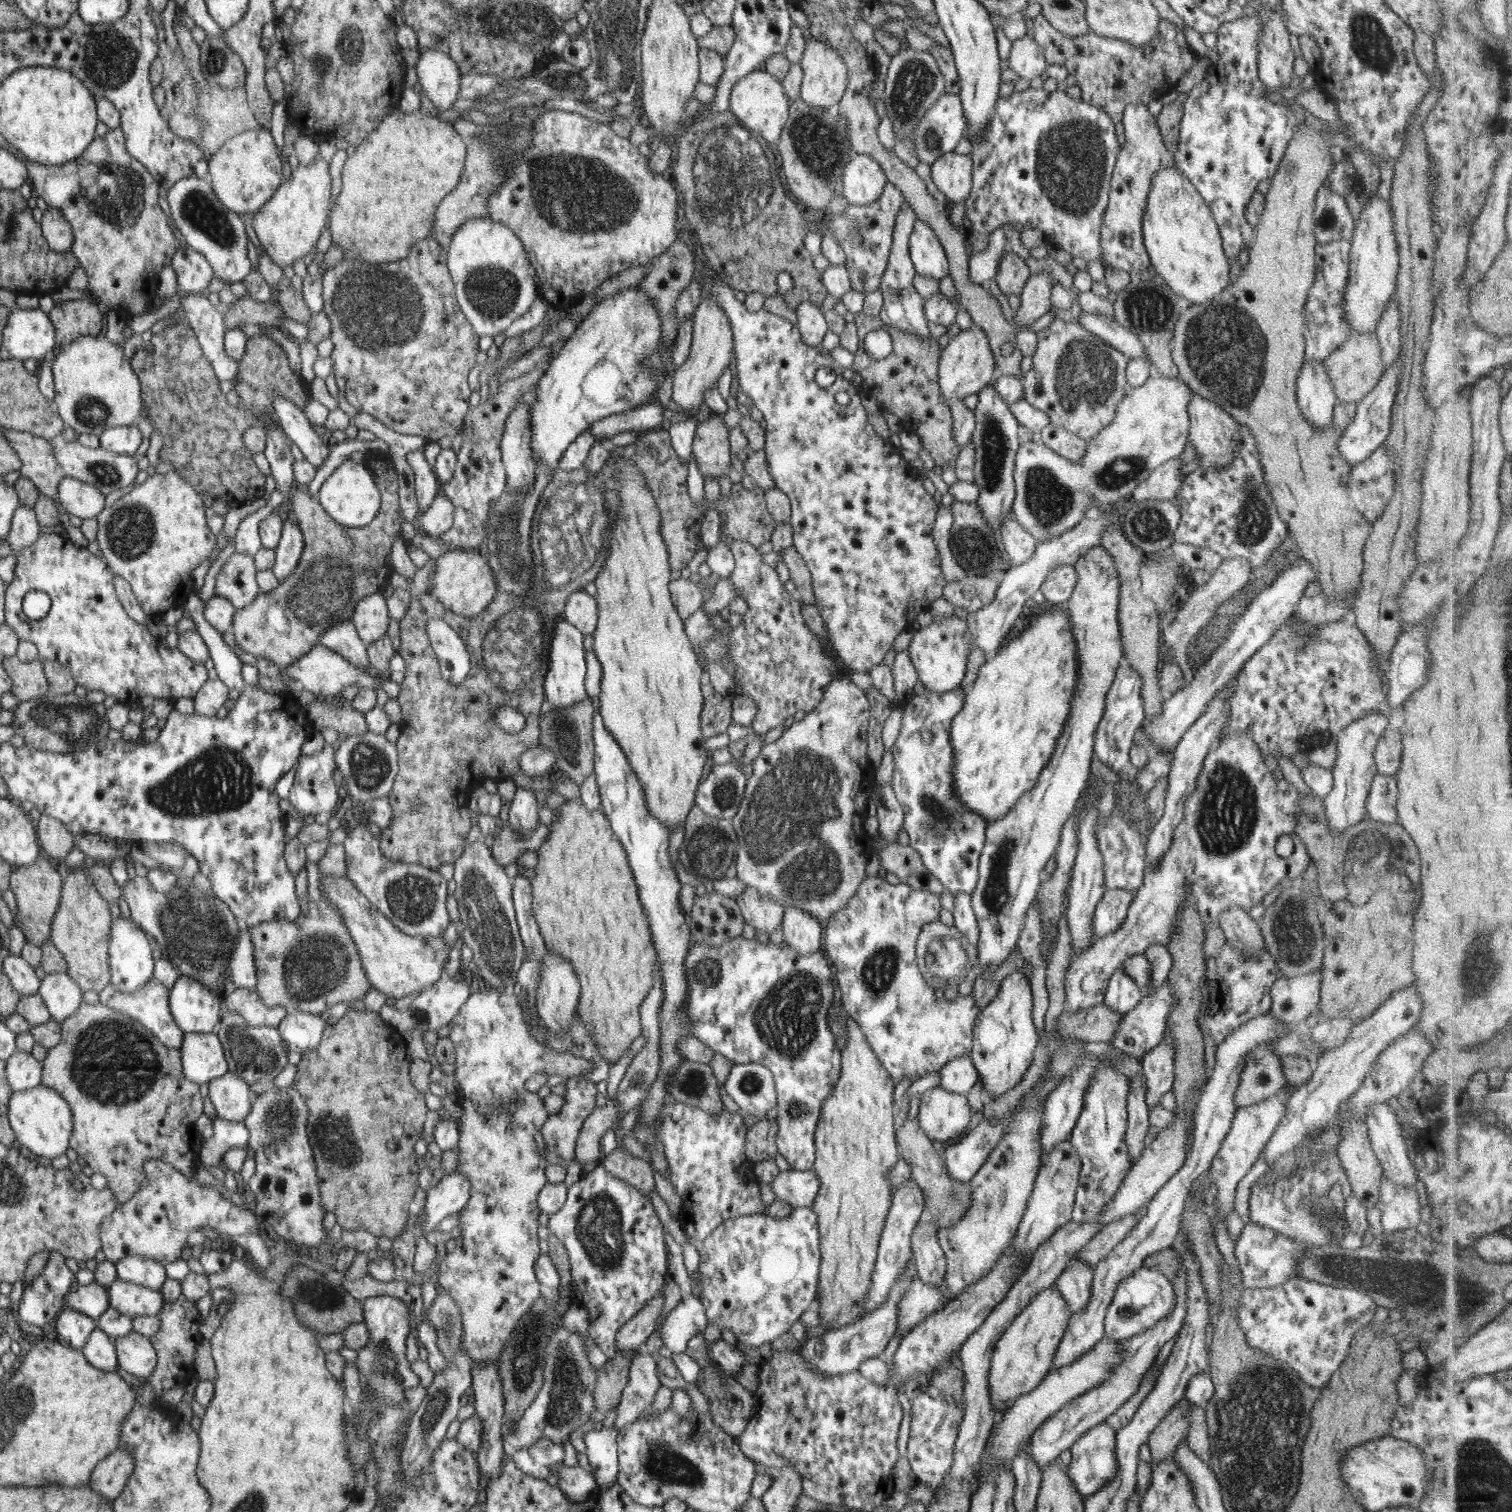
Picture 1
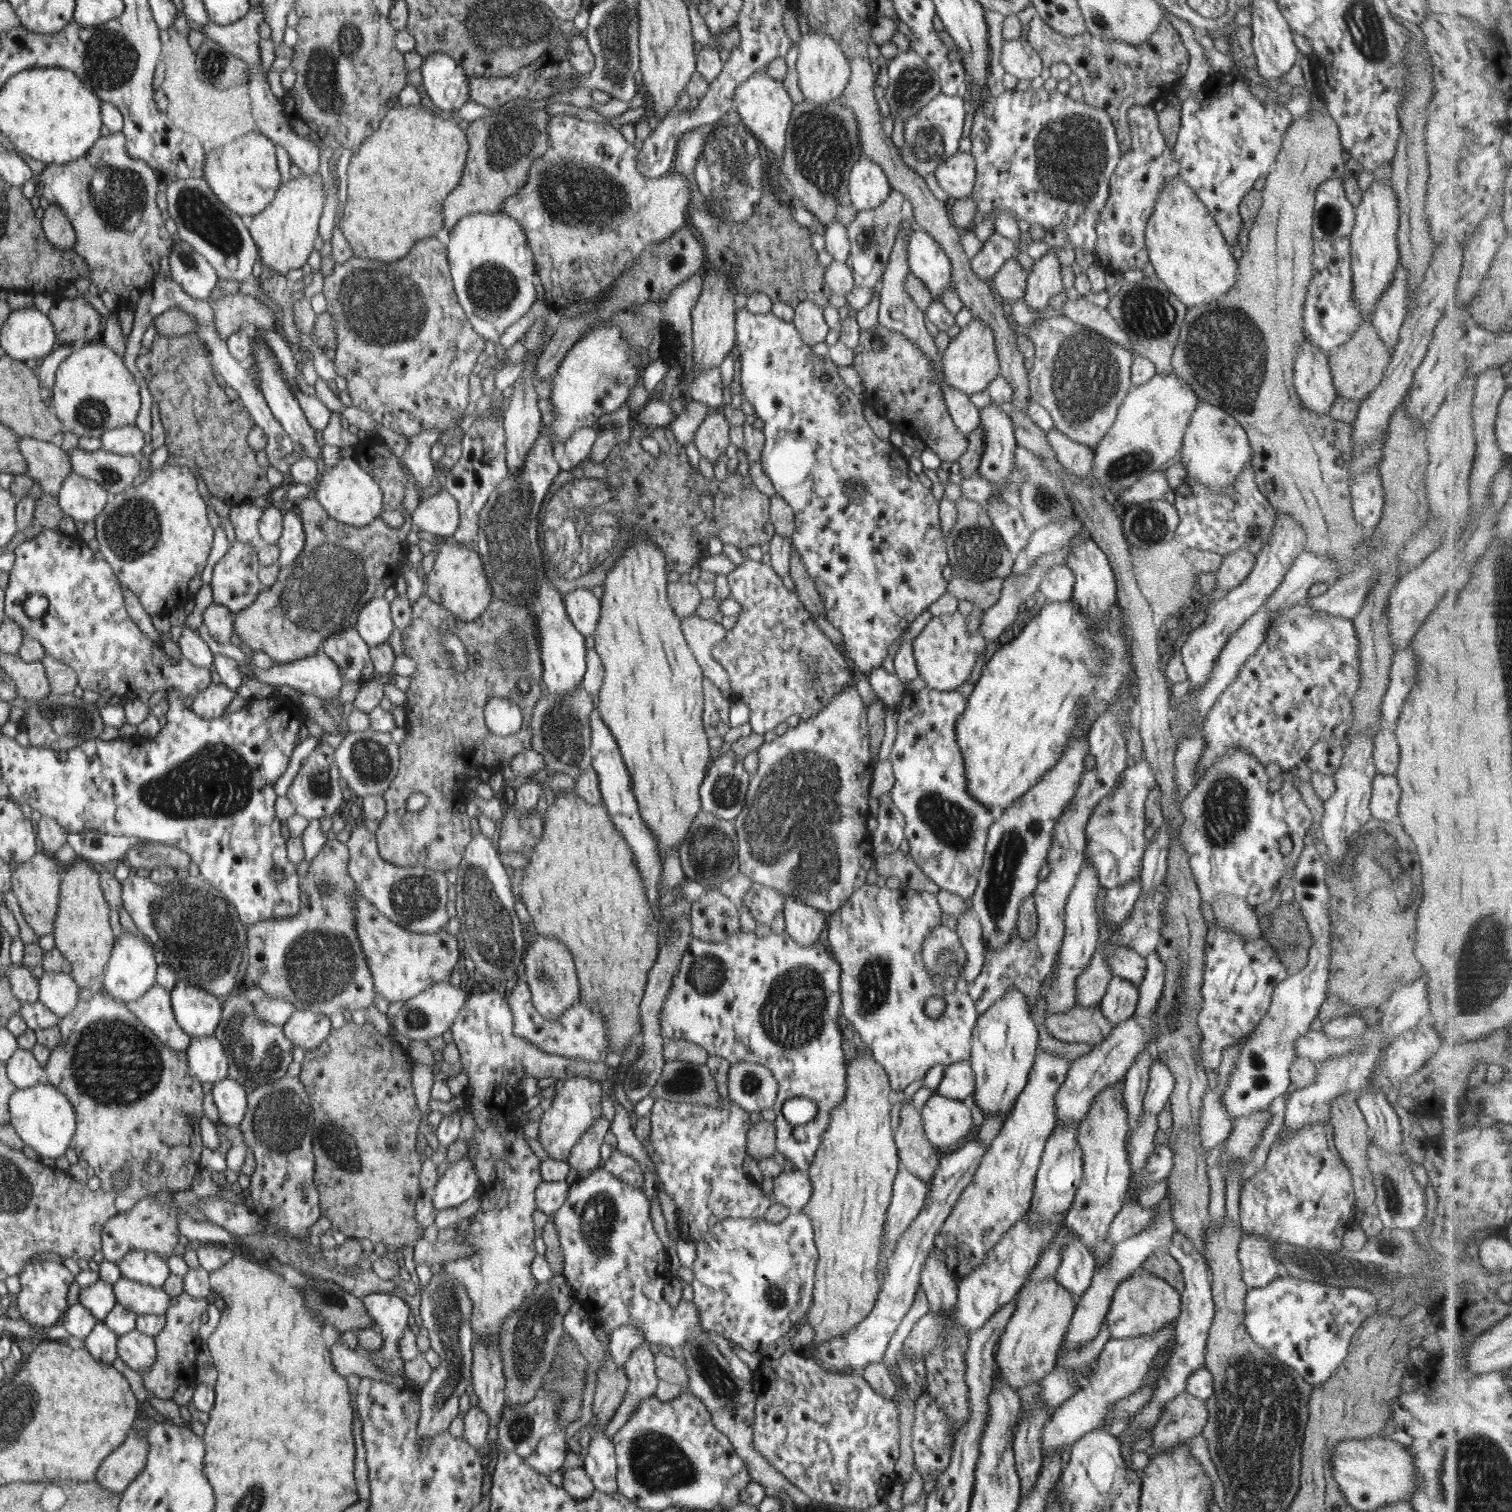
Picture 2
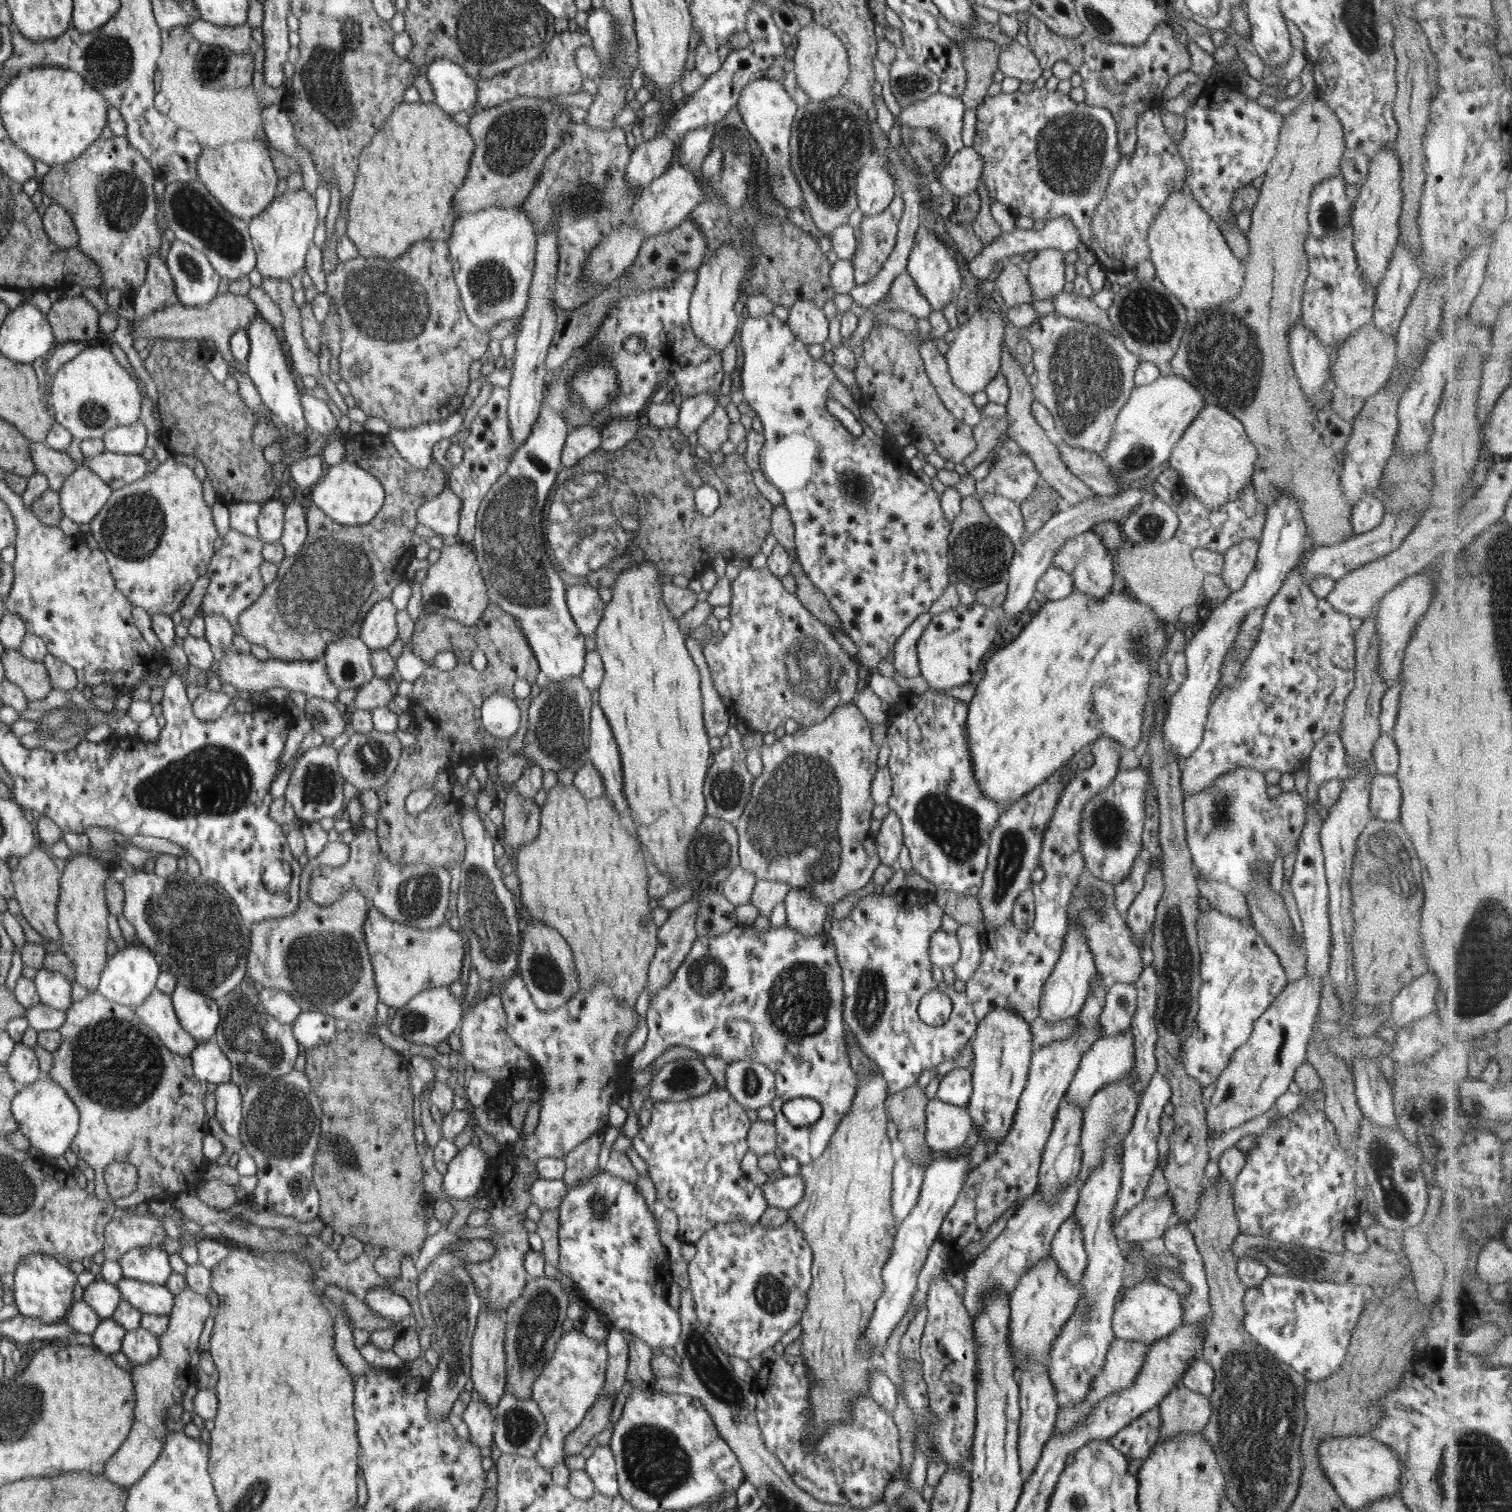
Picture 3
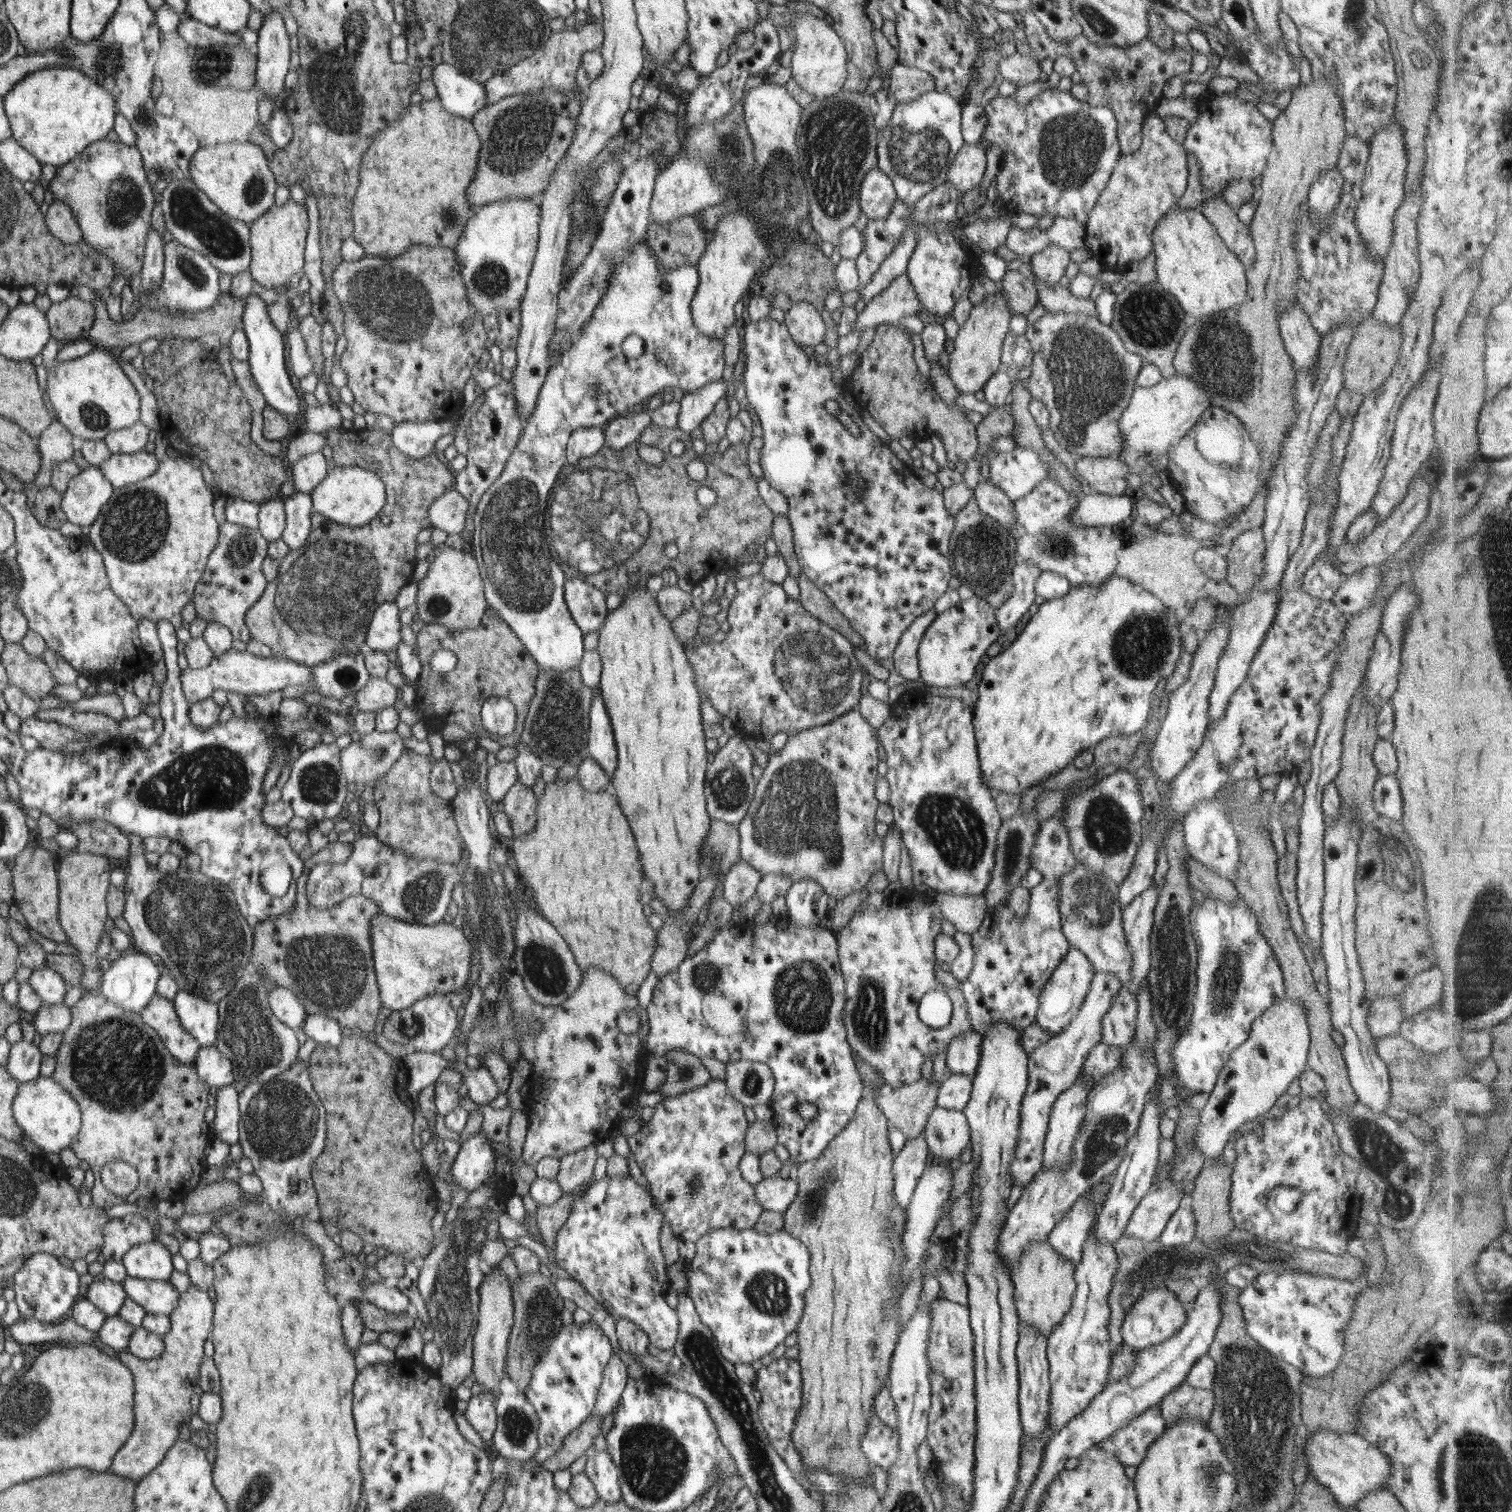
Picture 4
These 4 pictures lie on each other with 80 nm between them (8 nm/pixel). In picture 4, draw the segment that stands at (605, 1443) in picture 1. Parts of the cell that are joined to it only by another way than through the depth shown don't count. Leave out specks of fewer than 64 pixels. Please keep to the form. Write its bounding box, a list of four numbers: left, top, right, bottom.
[585,1452,622,1503]

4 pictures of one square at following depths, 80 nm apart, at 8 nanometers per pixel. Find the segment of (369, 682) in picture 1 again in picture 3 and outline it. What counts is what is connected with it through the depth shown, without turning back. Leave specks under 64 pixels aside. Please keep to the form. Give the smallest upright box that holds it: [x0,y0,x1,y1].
[212,651,339,702]

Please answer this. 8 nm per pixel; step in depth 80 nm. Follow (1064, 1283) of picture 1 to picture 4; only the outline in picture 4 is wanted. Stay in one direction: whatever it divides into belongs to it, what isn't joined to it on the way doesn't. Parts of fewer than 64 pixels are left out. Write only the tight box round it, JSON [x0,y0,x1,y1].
[1047,1194,1098,1267]

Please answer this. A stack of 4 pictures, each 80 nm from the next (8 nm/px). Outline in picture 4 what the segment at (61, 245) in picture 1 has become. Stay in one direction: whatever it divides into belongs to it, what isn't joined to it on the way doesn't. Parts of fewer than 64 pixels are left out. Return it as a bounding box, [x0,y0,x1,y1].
[47,199,83,244]

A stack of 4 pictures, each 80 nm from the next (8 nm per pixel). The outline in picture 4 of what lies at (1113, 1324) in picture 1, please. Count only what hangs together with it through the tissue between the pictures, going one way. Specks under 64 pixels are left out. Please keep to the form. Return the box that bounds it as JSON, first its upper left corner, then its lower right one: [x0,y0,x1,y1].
[1120,1286,1188,1351]

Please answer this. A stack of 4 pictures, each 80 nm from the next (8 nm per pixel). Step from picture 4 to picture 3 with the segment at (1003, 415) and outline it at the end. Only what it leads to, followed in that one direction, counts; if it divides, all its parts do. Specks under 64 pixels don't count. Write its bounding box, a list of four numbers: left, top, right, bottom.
[963,419,1008,471]

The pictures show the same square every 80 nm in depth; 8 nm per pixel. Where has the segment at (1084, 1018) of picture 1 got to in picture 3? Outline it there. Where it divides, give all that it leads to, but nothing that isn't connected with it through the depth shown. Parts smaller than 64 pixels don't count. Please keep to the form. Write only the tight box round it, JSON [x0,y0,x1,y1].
[1029,1015,1080,1049]

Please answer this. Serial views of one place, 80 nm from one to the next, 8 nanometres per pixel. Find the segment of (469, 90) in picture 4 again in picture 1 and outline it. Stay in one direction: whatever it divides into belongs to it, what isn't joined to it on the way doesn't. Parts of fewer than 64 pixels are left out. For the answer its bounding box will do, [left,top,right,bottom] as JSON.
[415,48,462,110]

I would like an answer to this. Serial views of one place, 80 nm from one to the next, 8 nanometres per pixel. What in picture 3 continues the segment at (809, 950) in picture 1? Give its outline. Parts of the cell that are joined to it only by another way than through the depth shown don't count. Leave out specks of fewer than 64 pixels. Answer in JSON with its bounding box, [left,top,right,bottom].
[785,888,827,936]

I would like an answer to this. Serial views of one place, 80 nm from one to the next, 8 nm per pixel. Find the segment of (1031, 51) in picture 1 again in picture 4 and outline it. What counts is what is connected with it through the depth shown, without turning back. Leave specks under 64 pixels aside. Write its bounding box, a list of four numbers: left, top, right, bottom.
[999,52,1042,88]

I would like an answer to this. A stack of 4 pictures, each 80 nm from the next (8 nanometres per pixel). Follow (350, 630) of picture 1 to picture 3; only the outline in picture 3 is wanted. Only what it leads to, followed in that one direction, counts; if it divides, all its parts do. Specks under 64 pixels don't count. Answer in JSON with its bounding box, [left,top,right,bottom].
[322,636,374,692]

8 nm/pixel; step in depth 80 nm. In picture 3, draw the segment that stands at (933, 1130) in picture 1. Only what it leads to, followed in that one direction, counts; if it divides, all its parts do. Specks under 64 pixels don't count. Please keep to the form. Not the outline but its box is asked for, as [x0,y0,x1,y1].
[925,1099,972,1156]

